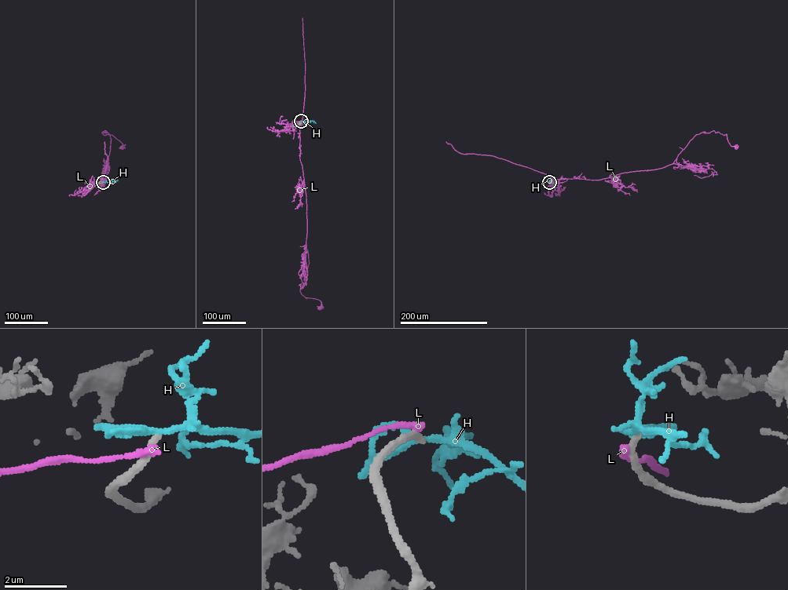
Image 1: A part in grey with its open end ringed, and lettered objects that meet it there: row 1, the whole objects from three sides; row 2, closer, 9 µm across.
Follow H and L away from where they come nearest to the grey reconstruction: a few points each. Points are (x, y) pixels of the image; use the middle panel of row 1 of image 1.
H: (301, 121), (313, 121), (316, 123)
L: (301, 121), (293, 125), (299, 129), (309, 264), (299, 291), (305, 297), (319, 300), (319, 307)

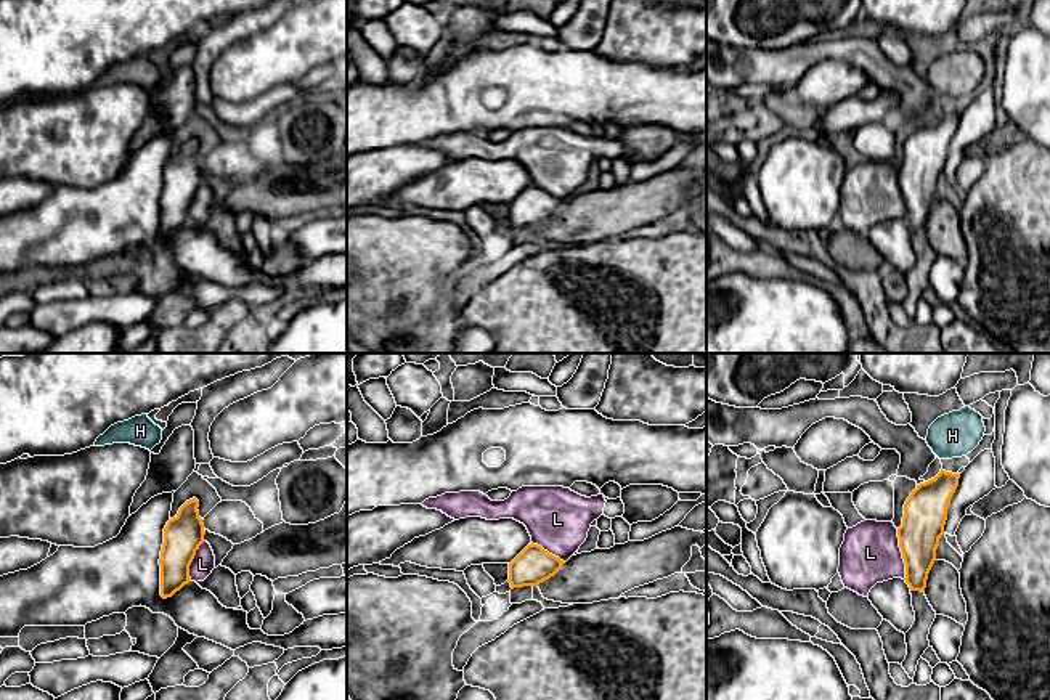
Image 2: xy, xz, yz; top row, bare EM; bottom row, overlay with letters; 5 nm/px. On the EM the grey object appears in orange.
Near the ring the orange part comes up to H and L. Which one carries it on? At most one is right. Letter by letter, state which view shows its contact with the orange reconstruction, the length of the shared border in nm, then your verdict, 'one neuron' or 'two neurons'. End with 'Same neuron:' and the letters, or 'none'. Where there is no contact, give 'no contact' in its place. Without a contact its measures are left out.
H: no contact | two neurons
L: yz | 260 nm | two neurons
Same neuron: none

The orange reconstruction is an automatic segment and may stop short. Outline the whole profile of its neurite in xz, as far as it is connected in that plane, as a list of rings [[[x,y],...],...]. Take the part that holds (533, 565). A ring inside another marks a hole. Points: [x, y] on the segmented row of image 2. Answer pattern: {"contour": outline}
{"contour": [[[528,544],[509,564],[511,588],[538,586],[554,576],[565,562],[549,554],[538,544]]]}

